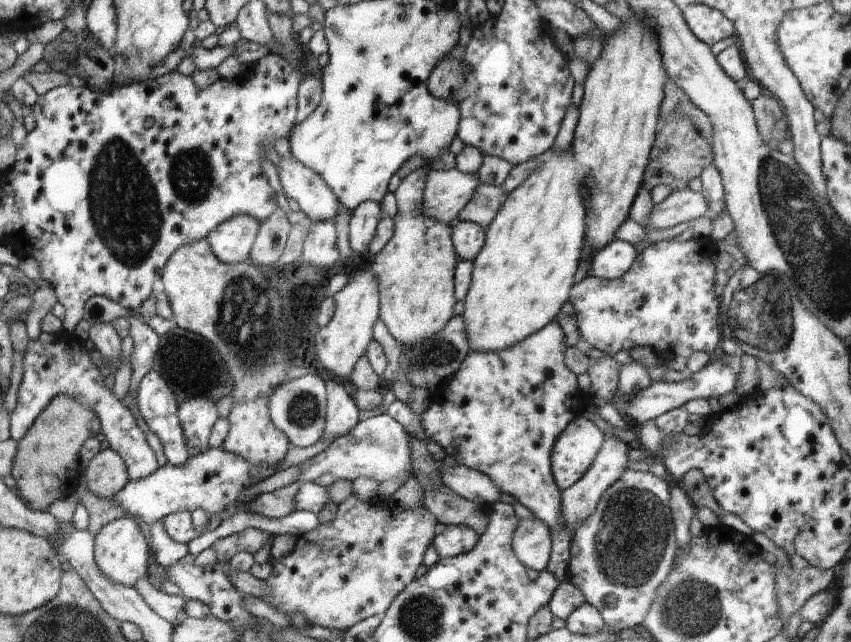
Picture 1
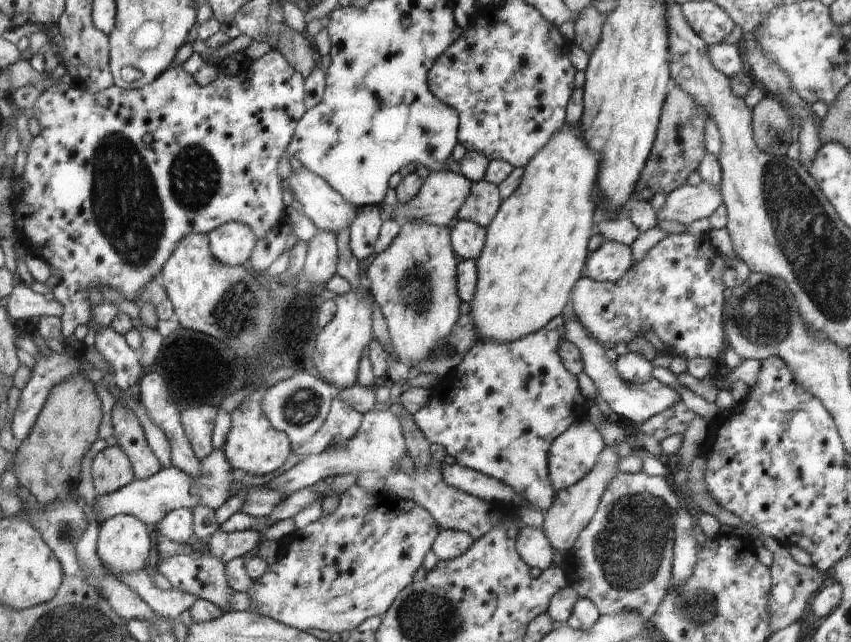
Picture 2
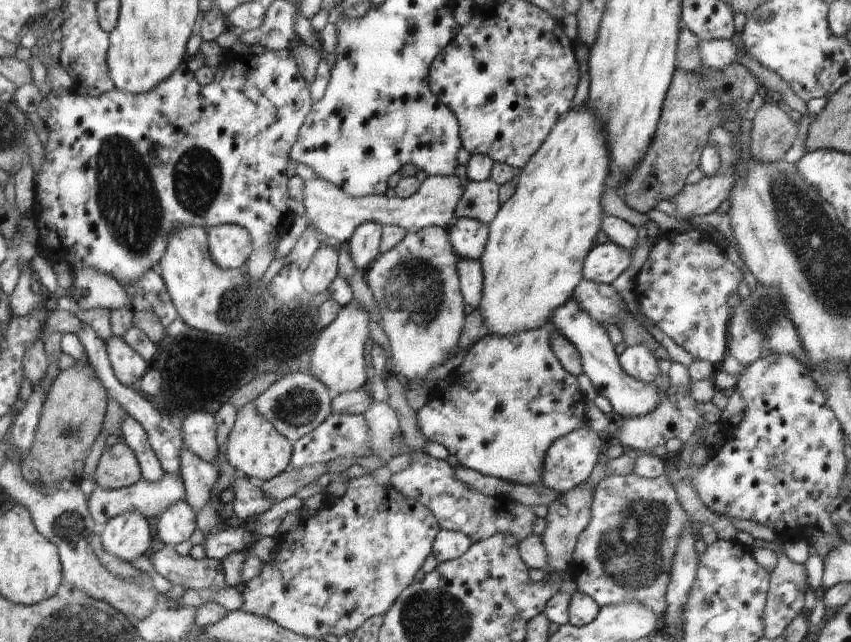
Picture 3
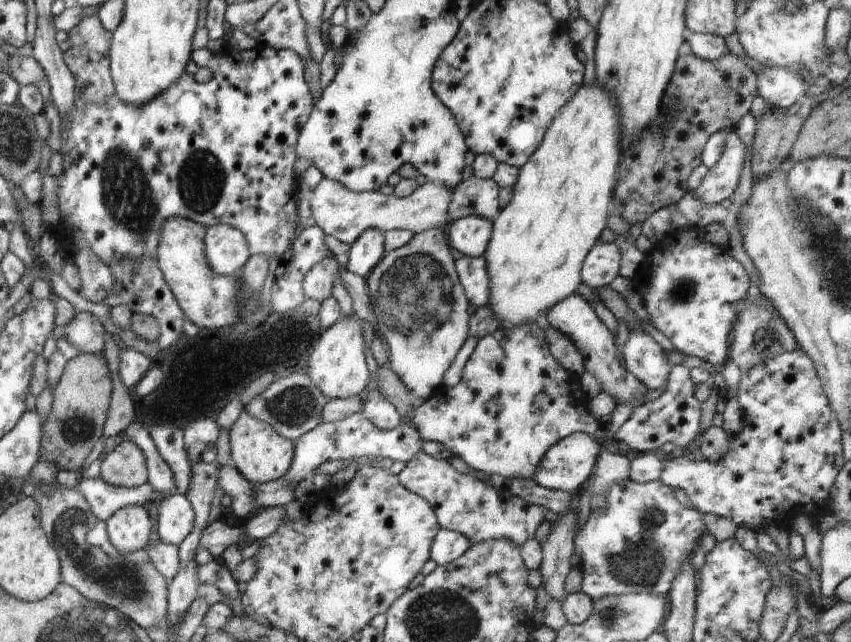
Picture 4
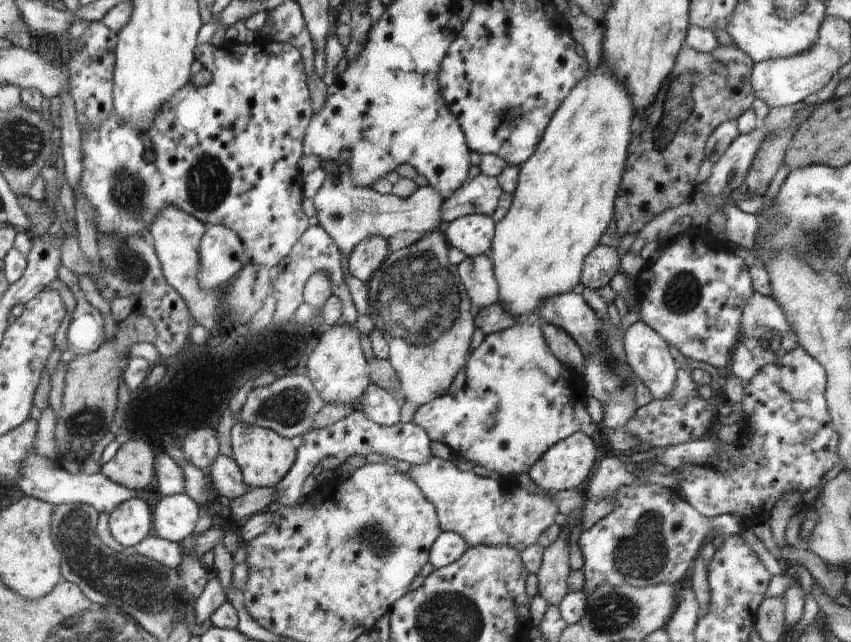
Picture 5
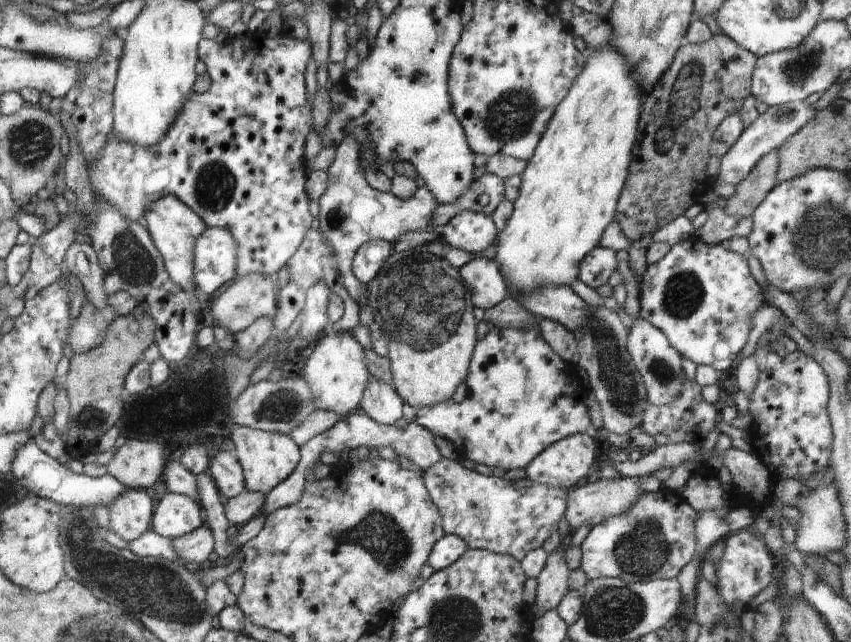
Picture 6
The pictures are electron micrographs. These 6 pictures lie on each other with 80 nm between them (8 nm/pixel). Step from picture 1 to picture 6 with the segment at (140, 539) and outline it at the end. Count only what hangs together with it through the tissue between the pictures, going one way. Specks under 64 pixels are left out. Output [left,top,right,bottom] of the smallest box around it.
[108,489,153,542]

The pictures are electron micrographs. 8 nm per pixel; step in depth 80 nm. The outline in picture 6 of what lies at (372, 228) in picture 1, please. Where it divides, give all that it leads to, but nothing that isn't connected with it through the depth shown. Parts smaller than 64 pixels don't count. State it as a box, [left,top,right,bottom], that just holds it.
[353,240,394,286]

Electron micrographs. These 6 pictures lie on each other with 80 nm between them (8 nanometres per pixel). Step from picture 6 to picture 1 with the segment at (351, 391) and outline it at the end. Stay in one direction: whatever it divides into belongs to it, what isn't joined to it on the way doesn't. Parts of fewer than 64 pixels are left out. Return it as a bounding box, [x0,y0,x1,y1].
[316,268,378,384]

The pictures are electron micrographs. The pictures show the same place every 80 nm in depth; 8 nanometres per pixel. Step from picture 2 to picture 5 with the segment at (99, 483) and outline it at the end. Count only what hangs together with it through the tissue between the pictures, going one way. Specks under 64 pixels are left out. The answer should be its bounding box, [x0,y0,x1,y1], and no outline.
[101,441,155,490]

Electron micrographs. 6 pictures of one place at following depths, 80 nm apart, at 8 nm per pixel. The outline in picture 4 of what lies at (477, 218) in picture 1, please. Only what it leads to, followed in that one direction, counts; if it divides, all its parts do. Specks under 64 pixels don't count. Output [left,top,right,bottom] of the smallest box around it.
[448,178,501,222]

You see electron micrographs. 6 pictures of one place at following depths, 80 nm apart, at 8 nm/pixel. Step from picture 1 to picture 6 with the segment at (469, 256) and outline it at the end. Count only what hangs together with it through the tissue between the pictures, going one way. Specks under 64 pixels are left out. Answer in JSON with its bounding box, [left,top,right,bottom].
[438,210,499,254]

